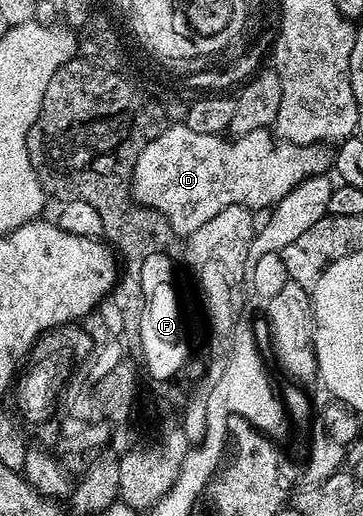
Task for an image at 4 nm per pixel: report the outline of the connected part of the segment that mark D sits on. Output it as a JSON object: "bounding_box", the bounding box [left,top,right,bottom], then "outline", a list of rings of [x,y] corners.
{"bounding_box":[132,122,332,238],"outline":[[[182,122],[176,124],[148,142],[140,154],[132,191],[138,203],[164,214],[180,238],[200,230],[208,218],[216,218],[220,210],[233,204],[243,204],[251,210],[269,209],[296,185],[310,176],[329,173],[332,168],[332,152],[325,143],[279,142],[270,128],[227,138],[188,130]]]}

